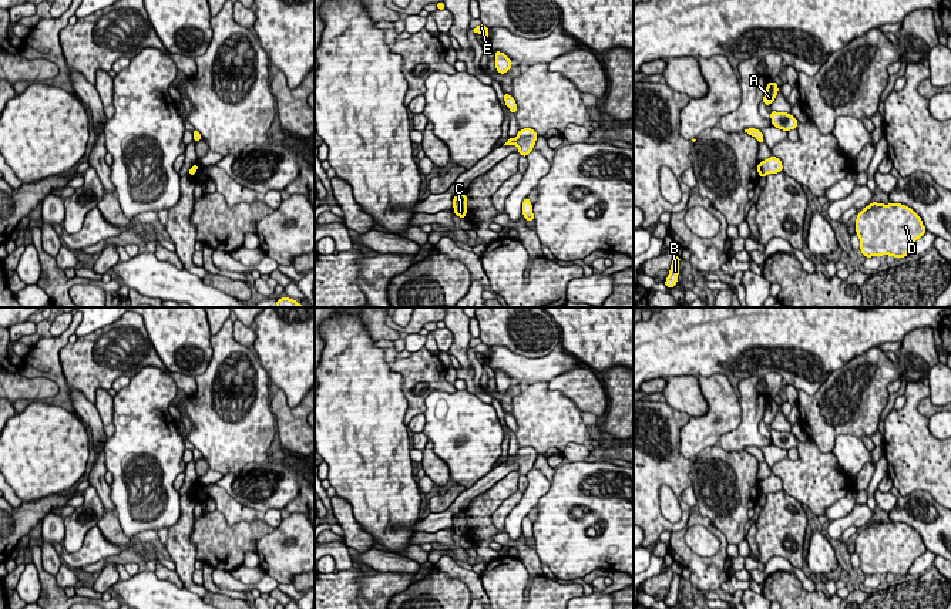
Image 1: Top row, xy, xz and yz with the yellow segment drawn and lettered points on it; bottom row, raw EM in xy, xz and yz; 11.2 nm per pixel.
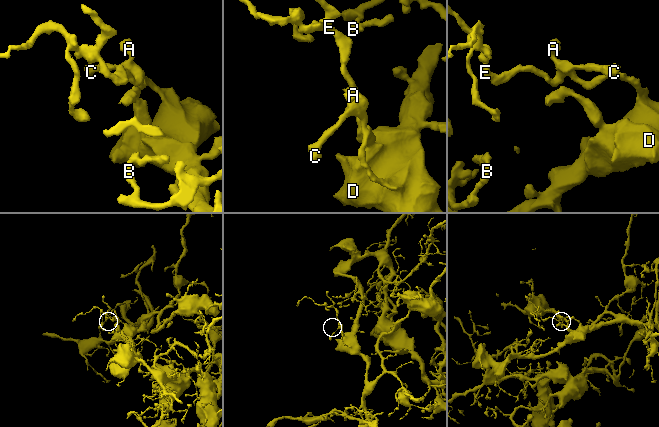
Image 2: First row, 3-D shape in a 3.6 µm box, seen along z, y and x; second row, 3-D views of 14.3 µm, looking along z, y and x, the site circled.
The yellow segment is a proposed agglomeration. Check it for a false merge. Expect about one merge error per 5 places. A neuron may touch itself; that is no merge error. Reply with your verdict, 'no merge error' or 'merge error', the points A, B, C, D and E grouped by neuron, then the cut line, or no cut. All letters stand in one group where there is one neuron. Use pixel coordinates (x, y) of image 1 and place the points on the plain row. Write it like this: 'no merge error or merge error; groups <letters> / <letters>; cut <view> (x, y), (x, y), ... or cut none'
no merge error; groups A B C D E; cut none

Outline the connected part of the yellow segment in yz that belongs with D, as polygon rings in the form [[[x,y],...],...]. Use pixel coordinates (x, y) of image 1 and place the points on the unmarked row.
[[[871,521],[856,536],[856,552],[866,576],[908,575],[915,559],[925,551],[920,534],[903,522]]]

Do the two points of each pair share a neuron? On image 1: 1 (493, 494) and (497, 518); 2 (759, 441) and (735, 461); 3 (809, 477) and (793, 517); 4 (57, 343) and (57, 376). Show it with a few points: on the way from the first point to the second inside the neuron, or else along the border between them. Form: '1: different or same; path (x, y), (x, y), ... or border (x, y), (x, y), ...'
1: different; border (517, 490), (491, 515), (491, 522), (497, 532)
2: different; border (718, 444), (725, 450), (743, 451)
3: different; border (782, 490), (803, 504)
4: same; path (53, 352), (53, 367)

